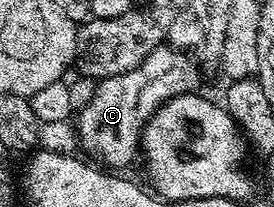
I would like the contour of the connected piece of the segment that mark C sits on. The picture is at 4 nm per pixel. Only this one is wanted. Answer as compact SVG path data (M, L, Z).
M166 43L153 47L151 54L133 71L113 75L96 84L92 99L78 110L73 121L78 144L96 153L104 161L104 166L115 171L122 170L119 169L122 165L129 164L134 157L136 160L148 119L165 102L182 93L196 92L200 88L199 73L201 66L190 53Z

